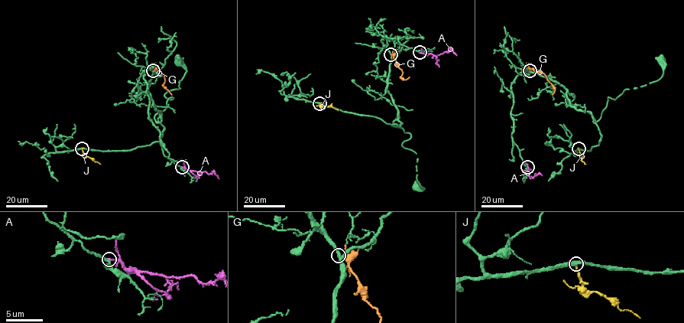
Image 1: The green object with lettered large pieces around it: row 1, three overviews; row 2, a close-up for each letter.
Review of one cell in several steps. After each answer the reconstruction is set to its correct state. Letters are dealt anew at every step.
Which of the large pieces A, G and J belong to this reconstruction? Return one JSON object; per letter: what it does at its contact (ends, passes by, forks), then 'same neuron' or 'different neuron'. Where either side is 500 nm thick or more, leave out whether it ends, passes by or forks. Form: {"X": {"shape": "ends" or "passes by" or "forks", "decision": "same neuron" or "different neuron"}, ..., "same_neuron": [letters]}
{"A": {"shape": "ends", "decision": "different neuron"}, "G": {"shape": "ends", "decision": "different neuron"}, "J": {"shape": "ends", "decision": "different neuron"}, "same_neuron": []}

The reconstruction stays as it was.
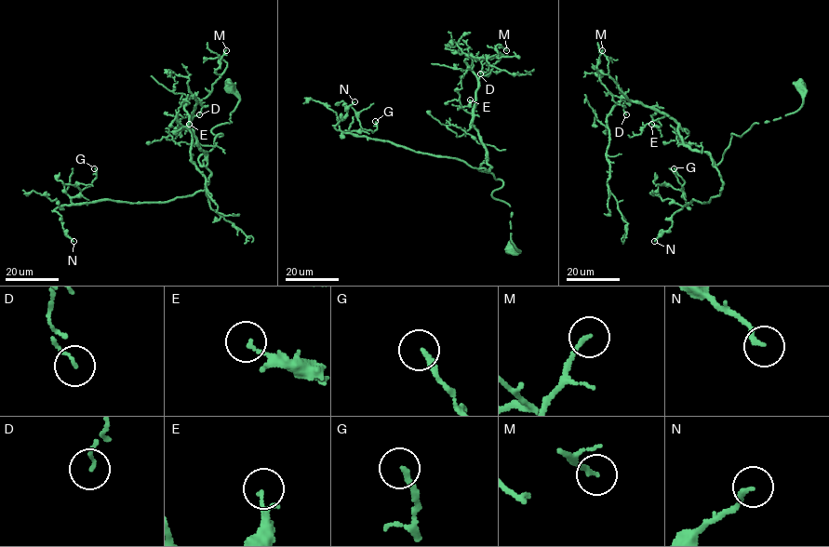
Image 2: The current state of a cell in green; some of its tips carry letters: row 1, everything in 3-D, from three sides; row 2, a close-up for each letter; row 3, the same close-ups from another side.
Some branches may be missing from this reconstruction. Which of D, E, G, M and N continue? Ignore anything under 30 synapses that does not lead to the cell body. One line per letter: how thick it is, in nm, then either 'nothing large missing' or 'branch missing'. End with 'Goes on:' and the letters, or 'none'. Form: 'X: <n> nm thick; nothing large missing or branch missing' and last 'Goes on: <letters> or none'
D: 100 nm thick; nothing large missing
E: 140 nm thick; nothing large missing
G: 190 nm thick; branch missing
M: 170 nm thick; nothing large missing
N: 190 nm thick; nothing large missing
Goes on: G

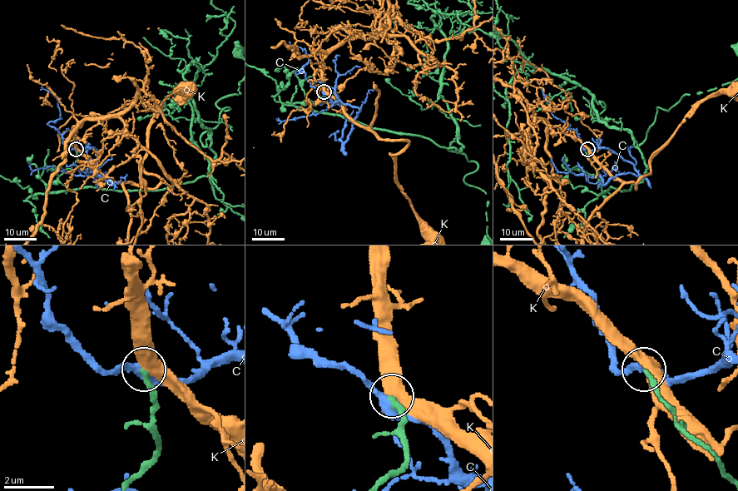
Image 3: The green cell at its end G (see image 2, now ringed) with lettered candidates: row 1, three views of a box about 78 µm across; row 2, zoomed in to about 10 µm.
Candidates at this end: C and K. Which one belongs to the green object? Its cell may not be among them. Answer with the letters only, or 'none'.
none

